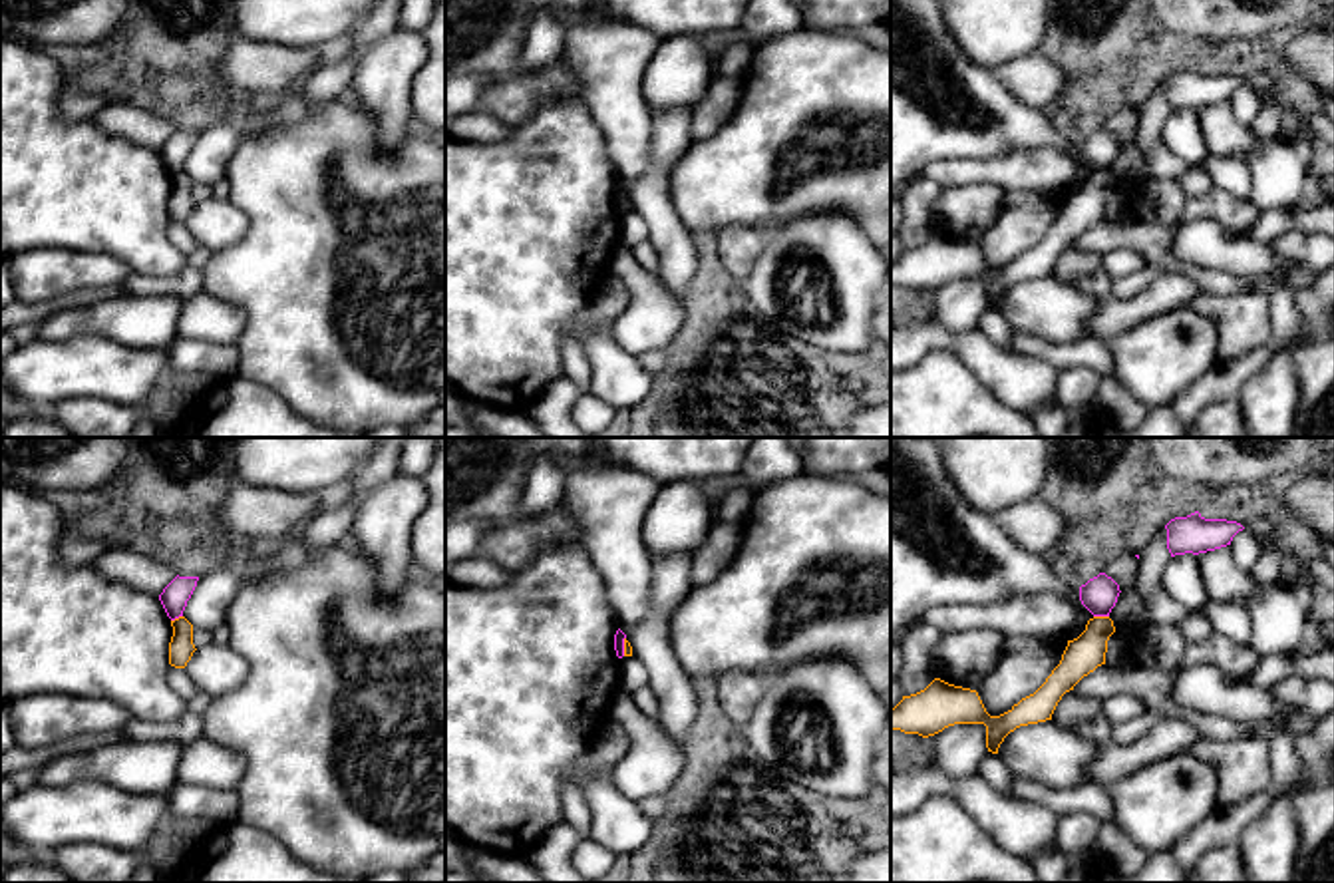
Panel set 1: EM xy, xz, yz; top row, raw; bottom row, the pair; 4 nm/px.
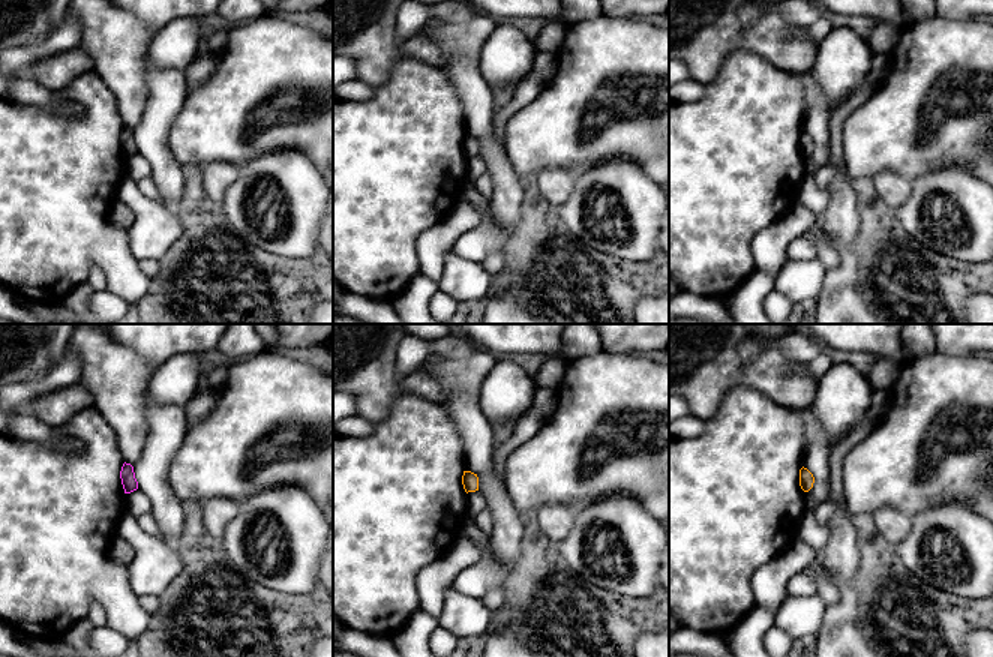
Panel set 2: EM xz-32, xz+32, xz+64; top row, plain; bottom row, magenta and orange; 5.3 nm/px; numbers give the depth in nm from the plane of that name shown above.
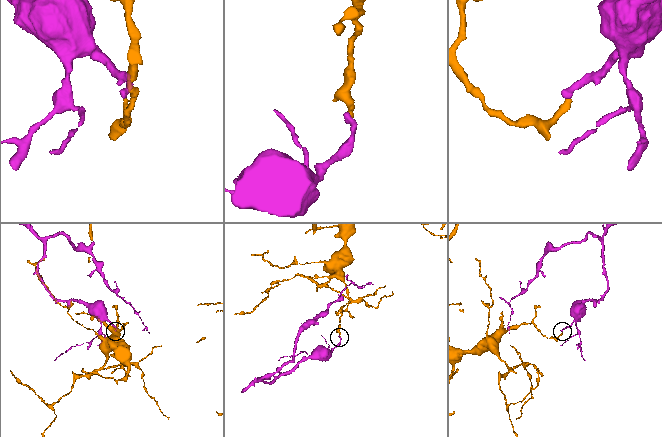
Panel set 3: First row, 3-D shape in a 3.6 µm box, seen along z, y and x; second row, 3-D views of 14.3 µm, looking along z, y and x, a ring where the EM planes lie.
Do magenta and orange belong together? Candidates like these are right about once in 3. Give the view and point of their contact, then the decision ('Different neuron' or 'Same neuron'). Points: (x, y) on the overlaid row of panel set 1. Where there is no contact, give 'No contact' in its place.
Touches magenta at yz (1102, 615). Different neuron

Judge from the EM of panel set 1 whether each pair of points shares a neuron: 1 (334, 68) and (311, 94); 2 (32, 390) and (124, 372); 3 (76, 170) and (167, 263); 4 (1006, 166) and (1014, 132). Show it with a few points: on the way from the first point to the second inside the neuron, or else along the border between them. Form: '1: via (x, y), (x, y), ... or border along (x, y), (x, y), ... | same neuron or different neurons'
1: via (331, 74), (317, 88) | same neuron
2: via (54, 372), (102, 372) | same neuron
3: via (100, 193), (144, 239) | same neuron
4: border along (1058, 152), (1028, 148), (965, 160) | different neurons

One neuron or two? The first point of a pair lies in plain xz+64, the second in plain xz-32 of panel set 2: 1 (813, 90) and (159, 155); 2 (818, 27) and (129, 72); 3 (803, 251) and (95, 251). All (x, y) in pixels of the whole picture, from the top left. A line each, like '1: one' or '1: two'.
1: two
2: one
3: two

